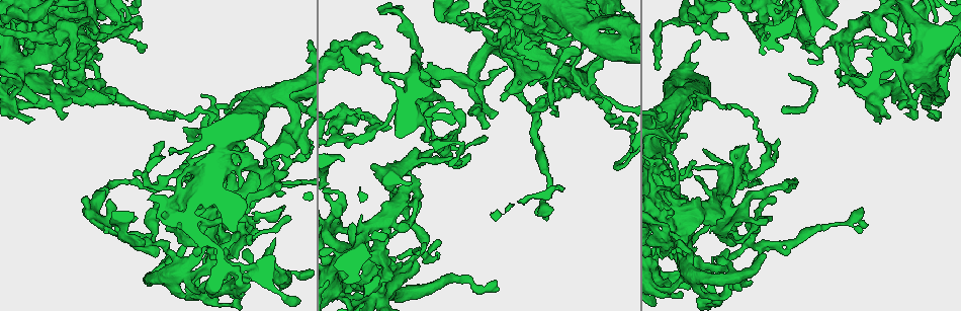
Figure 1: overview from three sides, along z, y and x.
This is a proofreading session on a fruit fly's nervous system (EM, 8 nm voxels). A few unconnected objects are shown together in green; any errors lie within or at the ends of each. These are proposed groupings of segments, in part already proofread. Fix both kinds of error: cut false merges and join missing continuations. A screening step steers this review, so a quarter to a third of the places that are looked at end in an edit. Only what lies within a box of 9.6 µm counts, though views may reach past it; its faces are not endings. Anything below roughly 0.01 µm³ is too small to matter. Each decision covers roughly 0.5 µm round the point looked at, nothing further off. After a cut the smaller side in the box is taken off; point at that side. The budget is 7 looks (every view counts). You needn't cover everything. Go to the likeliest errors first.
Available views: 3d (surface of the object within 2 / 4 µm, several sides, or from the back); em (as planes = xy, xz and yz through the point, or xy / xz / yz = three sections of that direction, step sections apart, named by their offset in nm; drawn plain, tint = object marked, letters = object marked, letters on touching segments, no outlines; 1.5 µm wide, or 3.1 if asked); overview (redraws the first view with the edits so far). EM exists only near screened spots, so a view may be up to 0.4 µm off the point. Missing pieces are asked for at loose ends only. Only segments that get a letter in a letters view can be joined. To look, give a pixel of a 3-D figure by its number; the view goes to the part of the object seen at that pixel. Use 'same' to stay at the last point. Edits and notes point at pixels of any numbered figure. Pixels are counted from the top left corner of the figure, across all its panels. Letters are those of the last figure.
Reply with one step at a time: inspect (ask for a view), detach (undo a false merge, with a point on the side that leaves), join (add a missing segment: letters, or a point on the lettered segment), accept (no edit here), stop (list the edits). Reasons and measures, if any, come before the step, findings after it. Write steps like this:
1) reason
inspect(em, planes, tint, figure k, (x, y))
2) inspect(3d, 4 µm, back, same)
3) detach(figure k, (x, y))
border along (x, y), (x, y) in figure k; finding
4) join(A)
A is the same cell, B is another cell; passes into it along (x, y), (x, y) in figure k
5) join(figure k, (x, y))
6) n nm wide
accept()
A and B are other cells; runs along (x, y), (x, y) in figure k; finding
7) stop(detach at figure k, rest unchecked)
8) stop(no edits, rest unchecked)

long arm stops here
inspect(3d, 2 µm, figure 1, (499, 290))

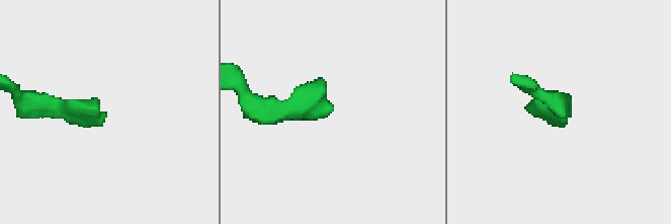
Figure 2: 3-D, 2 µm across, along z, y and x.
need the tissue
inspect(em, yz, step 4, tint, figure 2, (327, 112))

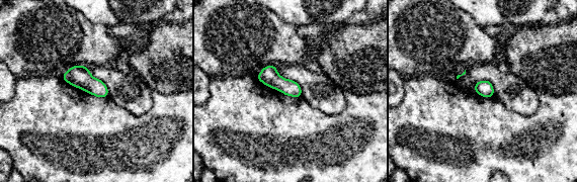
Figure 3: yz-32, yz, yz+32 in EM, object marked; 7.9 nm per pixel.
inspect(em, planes, letters, same)

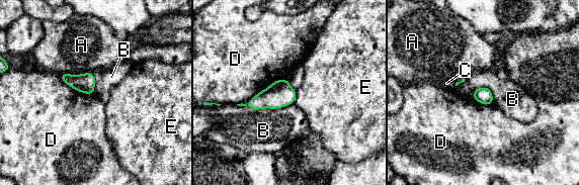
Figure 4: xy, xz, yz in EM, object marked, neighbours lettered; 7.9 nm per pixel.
accept()
A, B, C, D and E are other cells; border along (296, 90), (296, 99), (293, 102) in figure 4; no lettered segment goes on from it

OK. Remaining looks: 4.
thin end
inspect(em, planes, letters, figure 1, (530, 84))

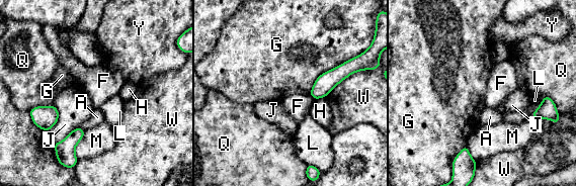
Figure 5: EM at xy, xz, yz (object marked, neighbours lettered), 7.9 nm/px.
150 nm wide
accept()
A, F, G, H, J, L, M, Q, W and Y are other cells; border along (324, 96), (315, 99) in figure 5; no lettered segment goes on from it

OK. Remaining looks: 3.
free end
inspect(3d, 4 µm, back, figure 1, (68, 66))

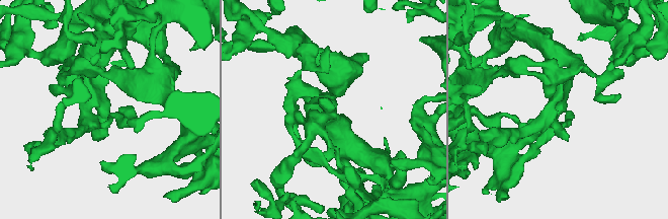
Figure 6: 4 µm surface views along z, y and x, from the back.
shape alone is not enough
inspect(em, planes, letters, figure 6, (565, 106))

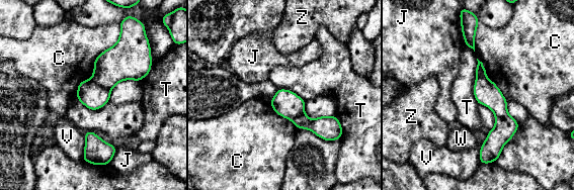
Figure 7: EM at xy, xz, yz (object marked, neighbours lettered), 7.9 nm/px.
accept()
C, J, T, V, W and Z are other cells; runs along (480, 65), (500, 110), (484, 155) in figure 7; no lettered segment goes on from it

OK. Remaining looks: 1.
stop(no edits, rest unchecked)

